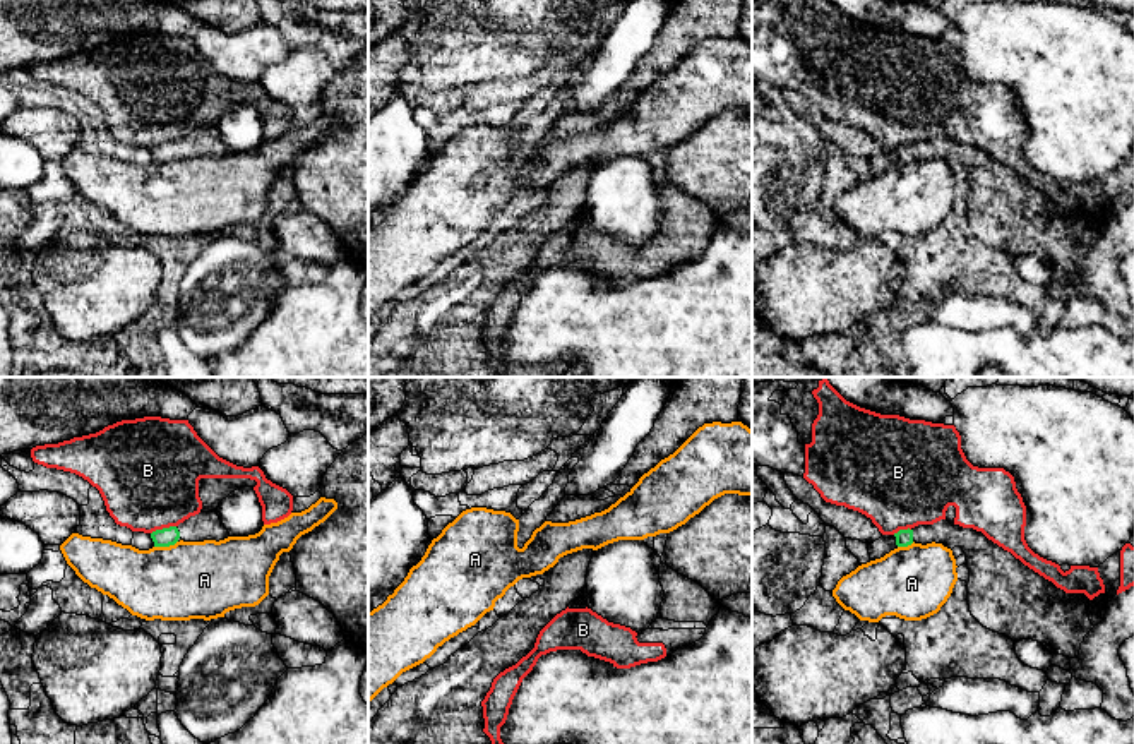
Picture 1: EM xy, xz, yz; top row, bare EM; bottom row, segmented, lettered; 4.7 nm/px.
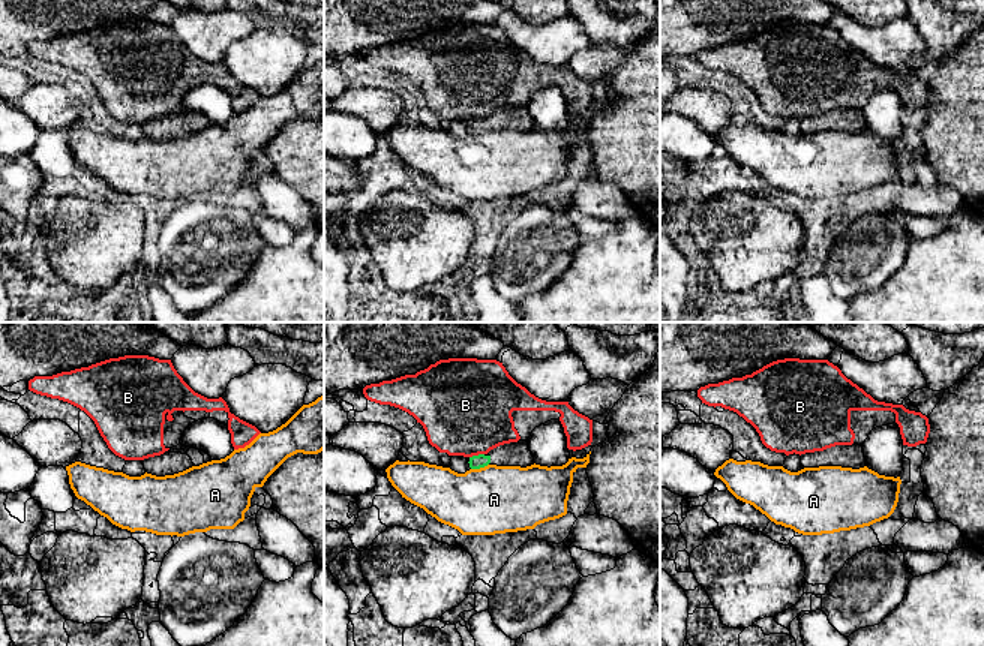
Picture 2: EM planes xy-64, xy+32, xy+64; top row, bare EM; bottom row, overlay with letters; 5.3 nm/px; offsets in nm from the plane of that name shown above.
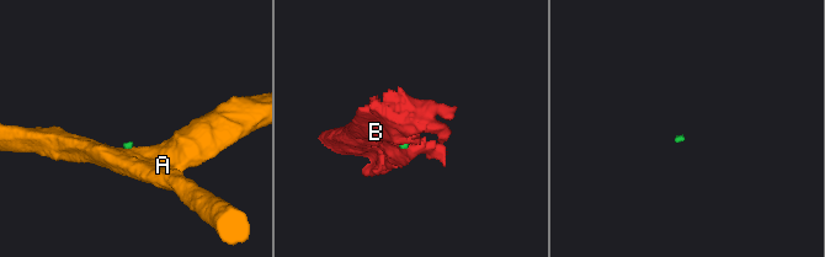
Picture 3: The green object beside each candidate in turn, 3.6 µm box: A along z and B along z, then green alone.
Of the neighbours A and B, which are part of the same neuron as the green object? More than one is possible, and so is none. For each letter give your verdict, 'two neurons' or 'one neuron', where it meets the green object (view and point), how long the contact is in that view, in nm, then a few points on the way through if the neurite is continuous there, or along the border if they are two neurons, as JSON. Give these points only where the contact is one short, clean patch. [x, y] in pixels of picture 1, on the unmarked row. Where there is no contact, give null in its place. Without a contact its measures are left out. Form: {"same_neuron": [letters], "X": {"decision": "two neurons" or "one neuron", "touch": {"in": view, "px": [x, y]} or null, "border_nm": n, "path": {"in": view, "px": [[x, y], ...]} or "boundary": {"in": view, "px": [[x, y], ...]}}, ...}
{"same_neuron": [], "A": {"decision": "two neurons", "touch": {"in": "xy", "px": [165, 162]}, "border_nm": 120, "boundary": {"in": "xy", "px": [[177, 156], [155, 163]]}}, "B": {"decision": "two neurons", "touch": {"in": "xy", "px": [163, 144]}, "border_nm": 130, "boundary": {"in": "xy", "px": [[175, 141], [156, 144], [151, 150]]}}}

